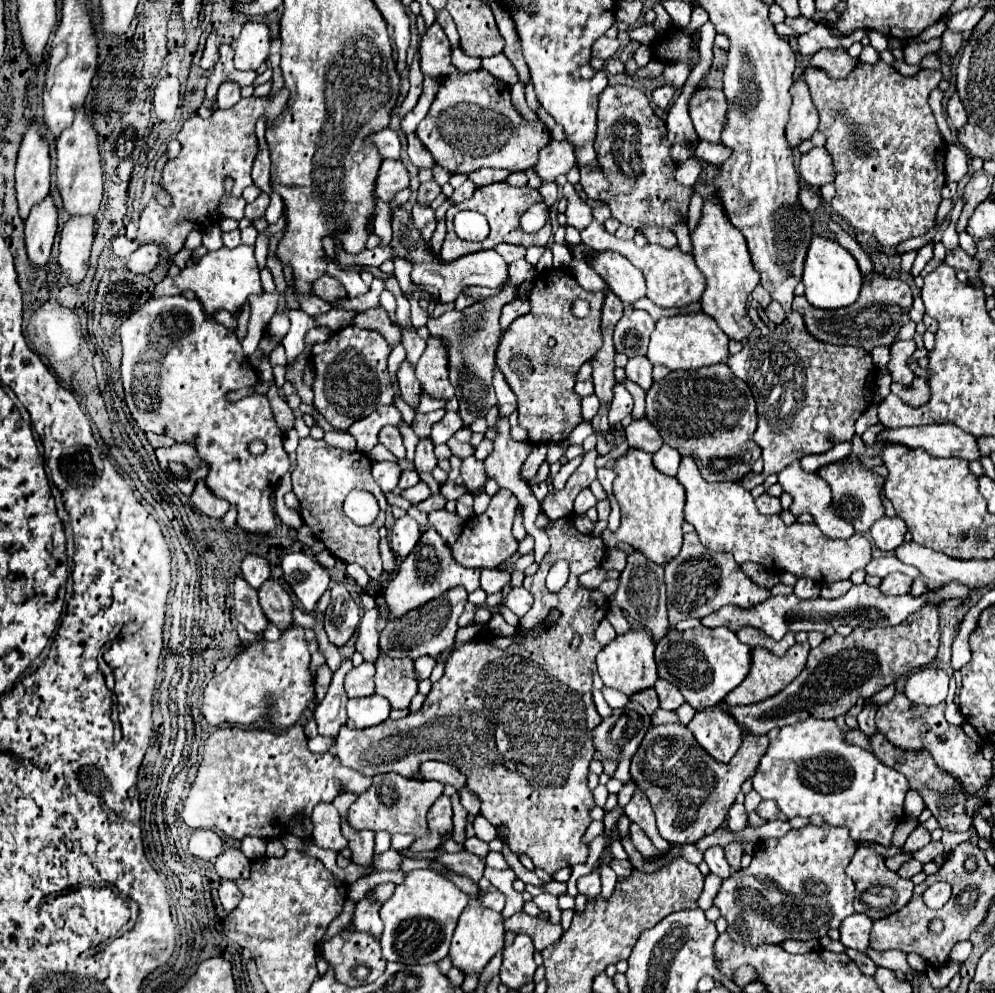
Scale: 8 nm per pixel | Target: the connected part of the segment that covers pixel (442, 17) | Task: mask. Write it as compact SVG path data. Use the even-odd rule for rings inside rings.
M438 10L438 12L436 12L436 22L438 22L438 24L444 28L444 32L448 34L450 44L456 48L456 46L460 44L460 40L458 40L458 32L456 32L454 20L452 20L452 16L448 14L448 10Z

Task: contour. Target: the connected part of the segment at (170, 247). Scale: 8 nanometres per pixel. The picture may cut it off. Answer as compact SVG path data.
M282 88L274 96L240 98L236 106L228 110L216 110L210 118L194 118L194 120L188 118L176 136L182 150L178 158L170 160L164 166L160 180L160 186L170 194L172 204L164 208L156 200L152 200L152 204L144 208L140 216L140 238L144 242L158 244L172 258L182 250L184 240L192 230L204 232L212 224L216 224L222 218L220 214L220 200L224 196L224 188L220 186L222 178L224 176L234 178L234 188L232 188L234 198L240 198L242 190L254 184L250 174L254 156L258 152L256 122L264 118L266 126L270 126L286 108L286 104L288 104L288 88Z

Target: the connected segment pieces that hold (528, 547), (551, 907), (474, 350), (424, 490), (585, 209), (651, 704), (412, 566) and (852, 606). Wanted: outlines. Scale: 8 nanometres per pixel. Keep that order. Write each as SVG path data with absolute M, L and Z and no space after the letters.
M526 534L524 540L519 544L518 552L516 552L514 556L500 564L496 569L503 571L507 566L515 563L521 556L528 552L531 552L533 550L533 547L534 547L533 538L529 534Z
M541 893L533 898L534 903L540 909L543 906L543 910L546 910L550 914L550 922L553 924L559 924L561 921L561 911L558 907L558 898L548 894Z
M524 258L514 261L508 266L509 284L506 284L496 296L480 300L464 310L450 310L438 318L428 322L428 330L432 336L440 338L448 348L448 372L450 382L456 388L456 398L460 400L460 418L464 426L470 426L478 416L486 416L486 412L496 404L496 394L492 386L494 368L496 368L496 348L502 338L500 314L502 308L514 300L518 300L518 286L525 281L534 281L538 271Z
M418 482L416 486L412 486L412 488L408 488L408 490L402 490L402 498L410 500L414 506L416 506L418 502L426 500L428 496L430 496L430 488L428 488L426 482Z
M570 182L564 184L562 191L568 201L568 208L566 208L568 224L578 230L584 230L592 222L592 208L578 198L575 187Z
M646 688L646 690L640 690L636 694L632 694L630 698L632 702L640 702L648 714L652 714L656 708L658 708L658 696L656 696L656 690L654 688Z
M428 528L422 534L420 544L416 544L416 548L402 560L396 576L390 580L390 584L384 590L384 600L390 620L406 616L410 610L424 606L426 602L434 600L436 596L442 596L444 592L456 586L464 586L468 592L476 590L480 586L480 568L464 568L456 564L452 560L450 548L444 544L440 534L434 528Z
M956 580L936 588L936 590L928 590L922 596L912 596L912 594L904 594L904 596L884 596L878 588L870 588L866 584L860 586L852 586L844 596L836 598L836 600L826 600L826 598L816 598L810 602L802 602L798 600L794 594L792 596L776 596L776 598L768 598L762 604L756 604L756 608L720 608L720 612L712 612L712 616L702 618L702 624L706 628L718 628L718 626L726 626L730 630L738 630L740 626L756 626L762 632L766 632L768 636L772 636L774 640L780 640L786 632L810 632L810 630L820 630L824 632L828 626L840 626L840 624L848 624L852 628L856 626L894 626L906 620L906 616L910 616L912 612L922 610L926 604L940 604L944 600L950 598L966 598L974 588L968 588L964 584L958 584Z

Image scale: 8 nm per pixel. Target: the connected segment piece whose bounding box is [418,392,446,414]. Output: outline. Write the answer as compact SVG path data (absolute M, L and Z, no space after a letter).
M422 392L422 398L420 398L420 408L418 408L418 412L422 412L422 414L426 414L426 412L432 412L432 410L438 410L438 408L444 408L444 400L434 400L434 398L430 398L426 392Z

